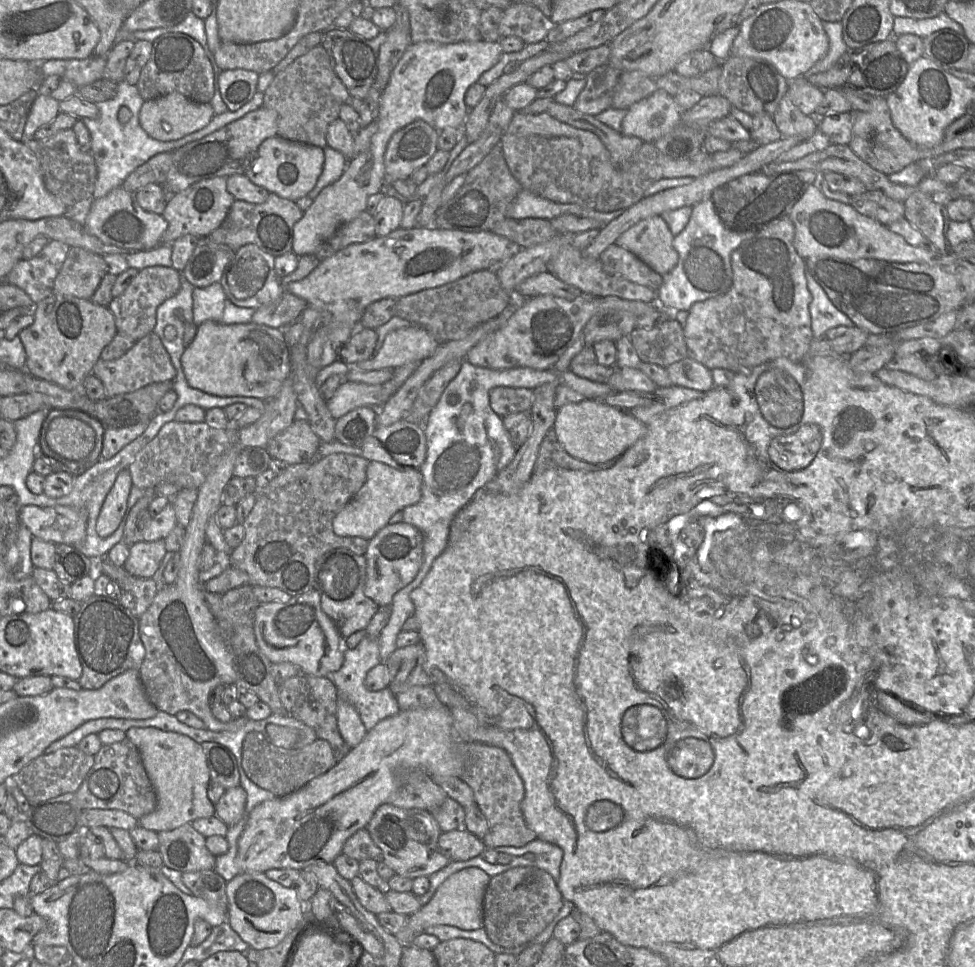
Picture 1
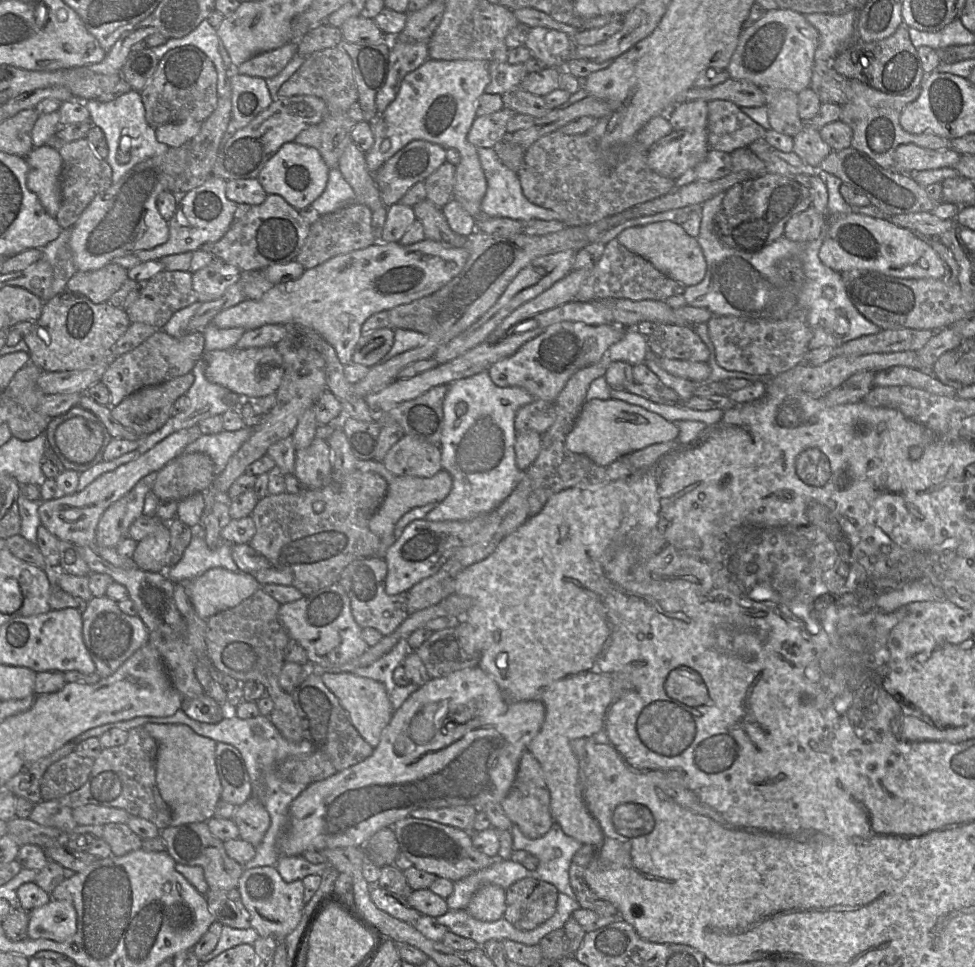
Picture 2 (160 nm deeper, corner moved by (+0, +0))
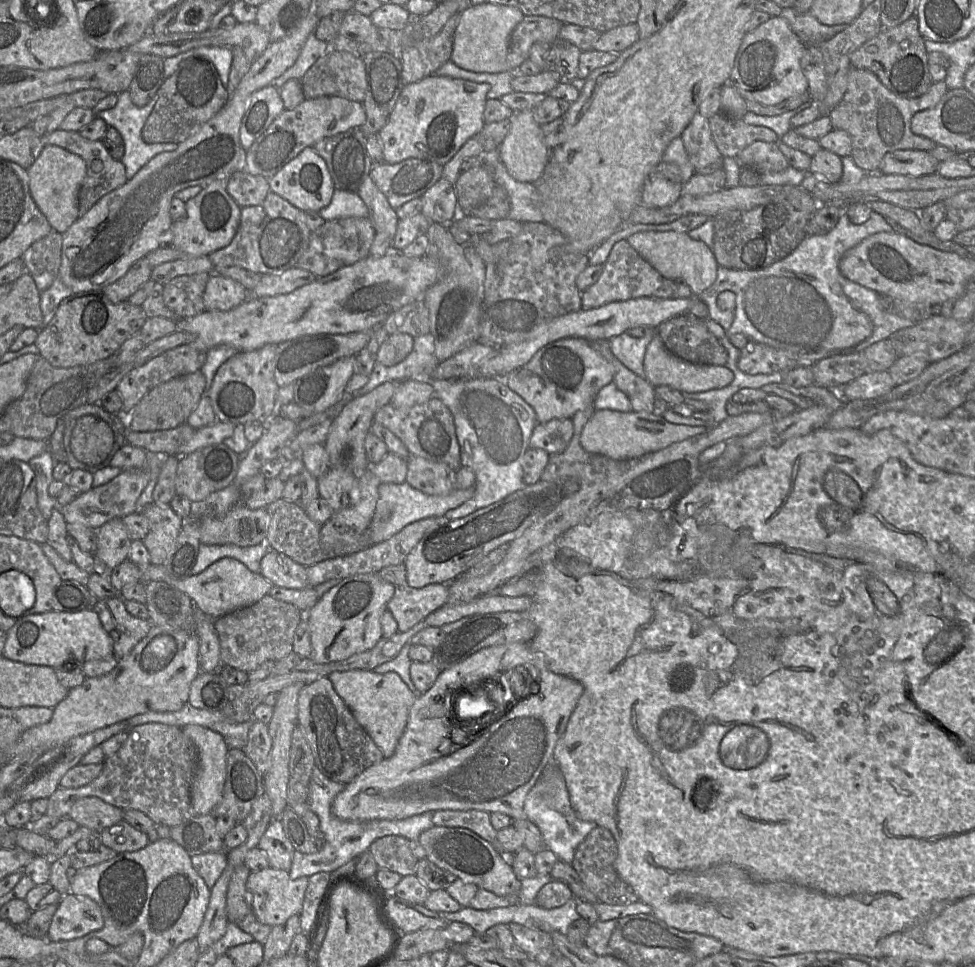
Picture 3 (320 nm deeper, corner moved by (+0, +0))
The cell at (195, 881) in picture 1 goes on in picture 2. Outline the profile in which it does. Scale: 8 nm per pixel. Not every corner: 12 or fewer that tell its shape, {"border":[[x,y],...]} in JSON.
{"border":[[209,889],[205,897],[217,922],[251,928],[237,889]]}

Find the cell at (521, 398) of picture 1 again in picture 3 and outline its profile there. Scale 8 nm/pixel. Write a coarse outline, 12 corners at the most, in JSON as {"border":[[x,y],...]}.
{"border":[[570,418],[536,423],[531,448],[563,452],[574,434]]}

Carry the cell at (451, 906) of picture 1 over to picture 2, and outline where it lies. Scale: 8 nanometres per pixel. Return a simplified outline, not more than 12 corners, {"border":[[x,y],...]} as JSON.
{"border":[[499,885],[480,888],[466,911],[494,922],[506,910],[506,893]]}

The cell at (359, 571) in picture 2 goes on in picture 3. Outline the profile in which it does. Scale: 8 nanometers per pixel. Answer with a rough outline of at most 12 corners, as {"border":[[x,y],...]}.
{"border":[[403,563],[378,574],[387,611],[406,632],[447,604],[448,584],[413,588]]}

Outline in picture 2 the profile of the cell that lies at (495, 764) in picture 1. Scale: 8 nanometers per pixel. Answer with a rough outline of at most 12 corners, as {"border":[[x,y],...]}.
{"border":[[526,751],[500,805],[527,838],[554,824],[538,760]]}

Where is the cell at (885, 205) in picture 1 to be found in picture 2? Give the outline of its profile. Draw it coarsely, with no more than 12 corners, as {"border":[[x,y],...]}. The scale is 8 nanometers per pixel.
{"border":[[873,205],[863,215],[877,215],[924,238],[938,238],[957,227],[931,212],[888,215]]}

